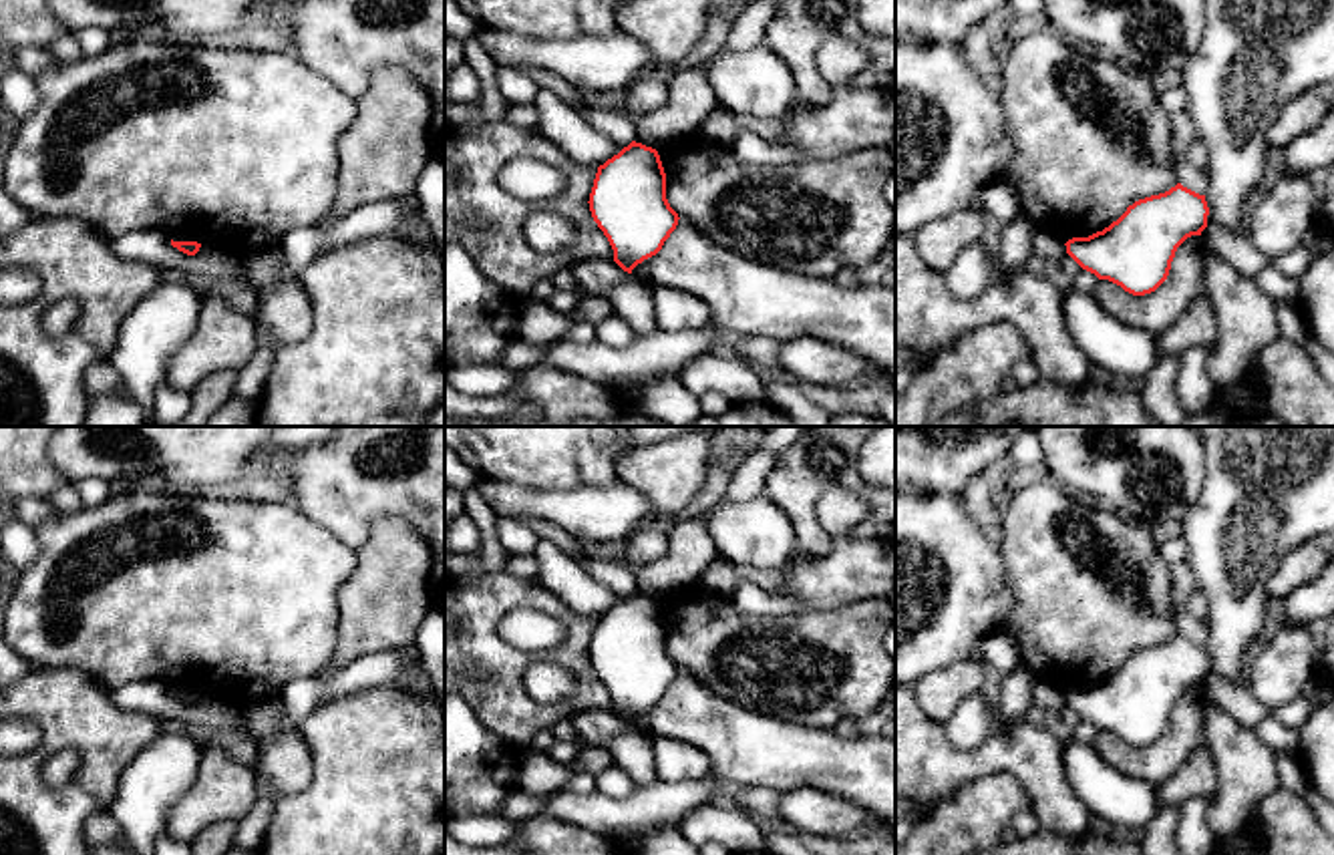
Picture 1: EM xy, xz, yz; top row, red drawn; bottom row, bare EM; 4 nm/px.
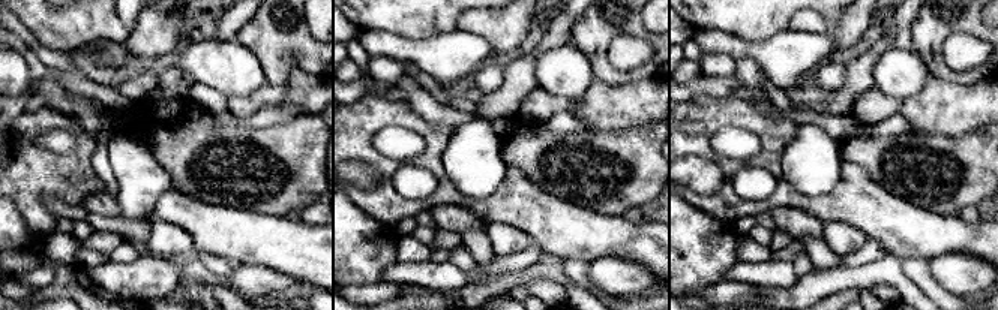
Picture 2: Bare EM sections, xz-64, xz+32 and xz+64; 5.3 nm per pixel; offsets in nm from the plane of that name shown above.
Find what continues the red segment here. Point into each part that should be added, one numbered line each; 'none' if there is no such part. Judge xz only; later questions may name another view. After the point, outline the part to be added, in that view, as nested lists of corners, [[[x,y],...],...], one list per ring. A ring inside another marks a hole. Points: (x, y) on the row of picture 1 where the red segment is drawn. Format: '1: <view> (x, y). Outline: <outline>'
none

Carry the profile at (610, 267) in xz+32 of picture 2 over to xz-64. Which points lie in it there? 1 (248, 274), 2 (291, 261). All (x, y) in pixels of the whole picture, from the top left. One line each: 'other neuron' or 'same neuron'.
1: same neuron
2: other neuron

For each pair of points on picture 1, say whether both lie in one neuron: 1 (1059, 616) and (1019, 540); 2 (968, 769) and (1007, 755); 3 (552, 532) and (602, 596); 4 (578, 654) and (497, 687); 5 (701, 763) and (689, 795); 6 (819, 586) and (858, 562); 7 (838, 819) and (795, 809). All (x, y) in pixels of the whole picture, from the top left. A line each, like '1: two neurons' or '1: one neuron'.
1: one neuron
2: one neuron
3: two neurons
4: one neuron
5: two neurons
6: one neuron
7: one neuron

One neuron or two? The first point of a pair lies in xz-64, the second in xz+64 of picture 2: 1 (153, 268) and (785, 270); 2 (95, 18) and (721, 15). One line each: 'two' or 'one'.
1: one
2: one

